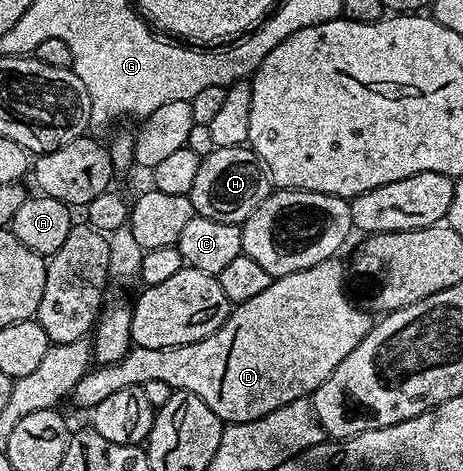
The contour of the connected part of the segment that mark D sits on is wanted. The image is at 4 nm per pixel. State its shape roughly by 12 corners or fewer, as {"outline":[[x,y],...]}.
{"outline":[[337,257],[204,340],[91,368],[83,412],[161,380],[223,423],[313,395],[372,325]]}

